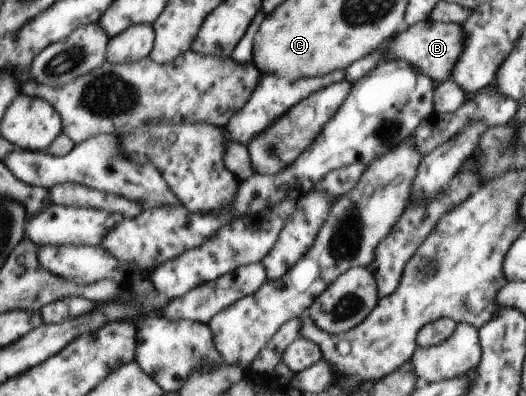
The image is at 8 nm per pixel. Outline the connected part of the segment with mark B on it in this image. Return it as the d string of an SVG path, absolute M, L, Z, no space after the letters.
M427 18L410 27L403 25L397 34L387 40L388 52L384 61L390 59L406 60L417 70L435 79L435 82L446 81L451 78L452 69L464 50L462 24L456 22L433 22Z

